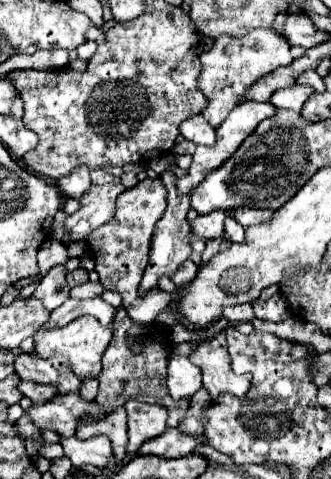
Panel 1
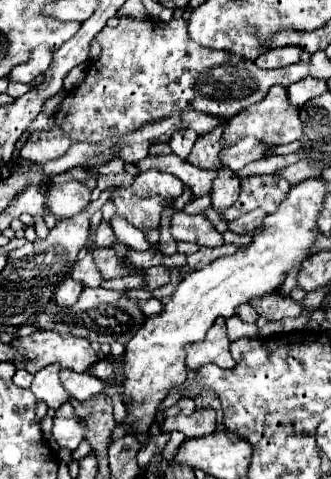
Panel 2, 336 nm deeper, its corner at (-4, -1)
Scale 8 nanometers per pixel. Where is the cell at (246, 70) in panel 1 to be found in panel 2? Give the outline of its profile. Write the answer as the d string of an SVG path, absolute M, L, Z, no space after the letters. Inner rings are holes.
M298 46L272 48L272 50L268 50L268 54L260 54L260 58L256 58L254 62L260 68L284 68L284 66L300 62L300 54L302 54L302 50Z

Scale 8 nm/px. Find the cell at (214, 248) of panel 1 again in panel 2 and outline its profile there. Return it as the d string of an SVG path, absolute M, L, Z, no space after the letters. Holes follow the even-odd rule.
M228 168L218 170L216 186L212 186L212 208L218 212L218 216L224 220L224 210L232 206L238 198L240 182L234 178L234 172Z

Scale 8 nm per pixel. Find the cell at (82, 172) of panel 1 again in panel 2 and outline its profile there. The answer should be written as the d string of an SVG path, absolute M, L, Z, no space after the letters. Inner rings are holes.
M70 180L64 184L54 184L48 192L48 208L50 212L62 220L80 212L90 202L90 188L82 180Z

